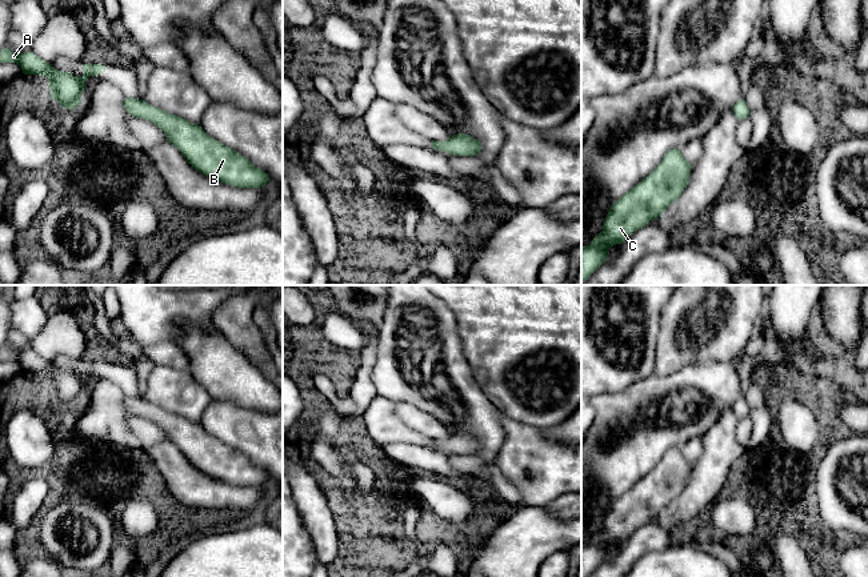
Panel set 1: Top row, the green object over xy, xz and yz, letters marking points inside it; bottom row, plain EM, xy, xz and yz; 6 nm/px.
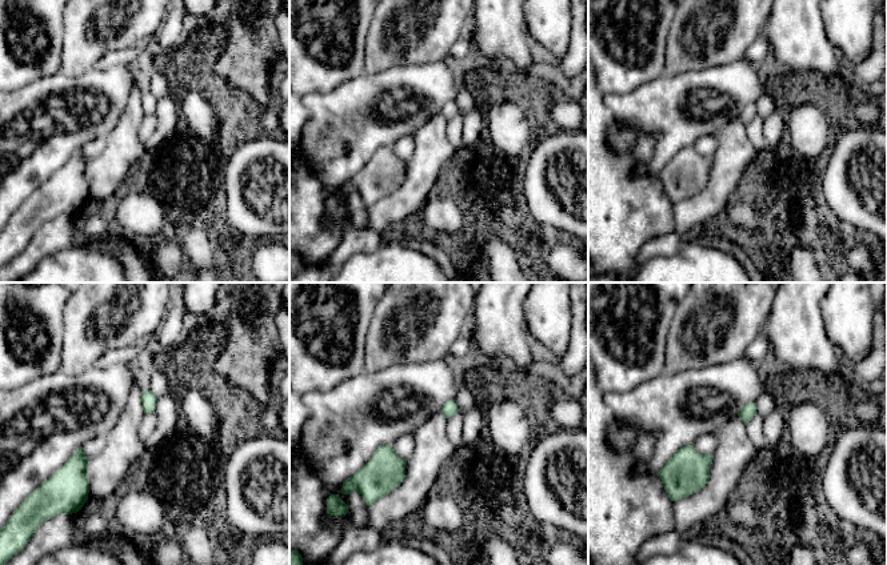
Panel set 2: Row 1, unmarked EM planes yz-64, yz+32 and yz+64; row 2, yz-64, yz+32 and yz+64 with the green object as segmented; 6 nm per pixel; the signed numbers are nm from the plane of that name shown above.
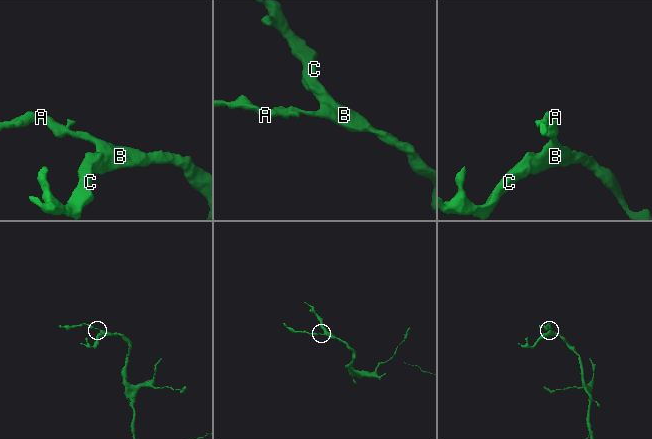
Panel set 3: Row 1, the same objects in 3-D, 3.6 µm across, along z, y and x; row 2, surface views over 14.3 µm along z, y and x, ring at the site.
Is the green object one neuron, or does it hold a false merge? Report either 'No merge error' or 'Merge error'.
No merge error

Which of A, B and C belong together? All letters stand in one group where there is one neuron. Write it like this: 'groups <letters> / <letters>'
groups A B C

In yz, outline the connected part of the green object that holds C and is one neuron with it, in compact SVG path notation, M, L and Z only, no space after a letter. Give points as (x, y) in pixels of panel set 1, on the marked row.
M673 148L647 177L612 204L603 231L589 245L581 247L581 283L607 261L611 247L625 243L635 231L657 220L681 196L691 168L681 151Z

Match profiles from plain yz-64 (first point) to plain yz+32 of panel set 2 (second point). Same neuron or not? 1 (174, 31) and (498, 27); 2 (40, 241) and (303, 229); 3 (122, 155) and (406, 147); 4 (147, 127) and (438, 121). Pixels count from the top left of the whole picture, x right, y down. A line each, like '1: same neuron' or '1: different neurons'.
1: different neurons
2: different neurons
3: different neurons
4: different neurons

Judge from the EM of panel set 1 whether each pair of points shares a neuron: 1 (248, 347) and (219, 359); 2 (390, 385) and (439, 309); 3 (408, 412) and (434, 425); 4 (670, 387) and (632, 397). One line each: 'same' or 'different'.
1: different
2: same
3: same
4: same

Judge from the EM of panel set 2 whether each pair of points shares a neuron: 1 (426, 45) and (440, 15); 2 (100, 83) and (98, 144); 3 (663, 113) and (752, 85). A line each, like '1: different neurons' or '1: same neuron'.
1: same neuron
2: different neurons
3: same neuron

